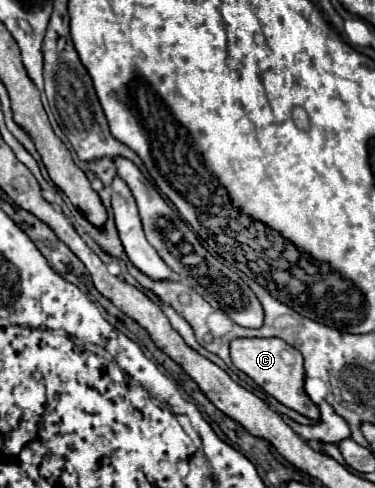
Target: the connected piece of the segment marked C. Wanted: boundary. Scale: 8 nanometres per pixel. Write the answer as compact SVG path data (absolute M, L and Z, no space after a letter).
M248 338L248 340L232 340L230 344L230 358L234 366L242 372L246 372L264 392L274 396L280 404L286 408L296 410L298 414L310 418L310 420L320 420L320 410L318 406L308 398L304 390L304 356L286 344L280 338Z

